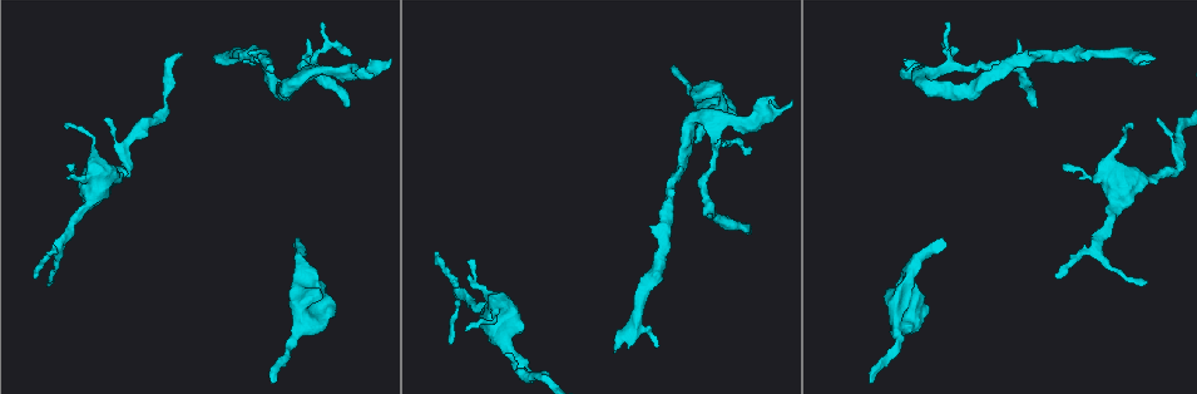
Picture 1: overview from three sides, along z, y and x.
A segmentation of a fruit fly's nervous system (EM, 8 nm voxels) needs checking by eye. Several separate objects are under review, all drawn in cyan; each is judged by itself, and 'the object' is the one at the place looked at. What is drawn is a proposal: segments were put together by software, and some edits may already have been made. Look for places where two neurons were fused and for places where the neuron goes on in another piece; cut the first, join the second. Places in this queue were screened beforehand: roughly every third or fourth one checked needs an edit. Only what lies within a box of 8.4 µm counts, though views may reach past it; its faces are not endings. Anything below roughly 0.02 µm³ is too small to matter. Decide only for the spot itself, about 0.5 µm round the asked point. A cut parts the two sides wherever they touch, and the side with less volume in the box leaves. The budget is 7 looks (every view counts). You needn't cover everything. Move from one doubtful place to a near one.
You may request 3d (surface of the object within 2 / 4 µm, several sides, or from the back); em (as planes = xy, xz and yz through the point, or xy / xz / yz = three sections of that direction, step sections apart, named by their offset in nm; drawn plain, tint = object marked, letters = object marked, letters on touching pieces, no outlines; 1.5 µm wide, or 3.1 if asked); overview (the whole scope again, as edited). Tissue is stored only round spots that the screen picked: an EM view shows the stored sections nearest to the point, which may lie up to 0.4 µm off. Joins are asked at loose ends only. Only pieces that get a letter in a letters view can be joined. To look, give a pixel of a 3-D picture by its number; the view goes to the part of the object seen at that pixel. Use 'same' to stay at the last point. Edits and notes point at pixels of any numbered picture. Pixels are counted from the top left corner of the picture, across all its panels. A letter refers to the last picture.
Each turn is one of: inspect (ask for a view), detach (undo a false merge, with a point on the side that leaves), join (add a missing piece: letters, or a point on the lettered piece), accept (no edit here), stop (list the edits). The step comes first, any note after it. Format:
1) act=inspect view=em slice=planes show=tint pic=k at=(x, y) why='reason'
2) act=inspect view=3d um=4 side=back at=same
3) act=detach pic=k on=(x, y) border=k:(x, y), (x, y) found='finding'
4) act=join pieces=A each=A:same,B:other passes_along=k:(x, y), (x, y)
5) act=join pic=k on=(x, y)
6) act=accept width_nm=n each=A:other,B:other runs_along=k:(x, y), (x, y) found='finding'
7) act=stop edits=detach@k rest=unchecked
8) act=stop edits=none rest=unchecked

act=inspect view=3d um=4 side=back pic=1 at=(452, 343) why='free end'

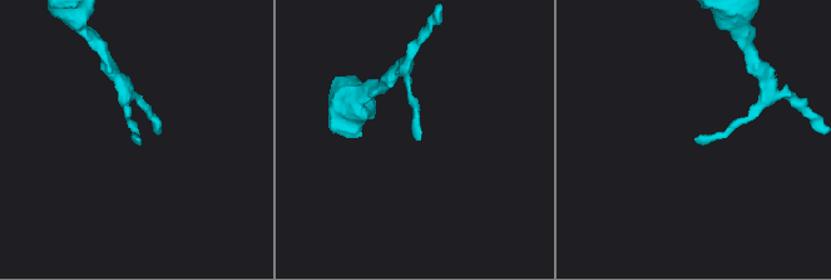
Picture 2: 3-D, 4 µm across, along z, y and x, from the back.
act=inspect view=em slice=xy step=4 show=tint pic=2 at=(139, 139)

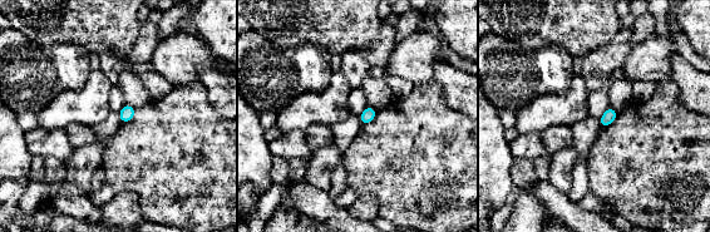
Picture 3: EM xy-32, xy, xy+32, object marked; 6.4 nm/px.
act=inspect view=em slice=planes show=letters at=same why='another direction'

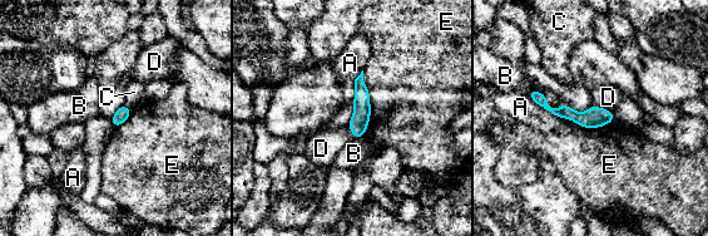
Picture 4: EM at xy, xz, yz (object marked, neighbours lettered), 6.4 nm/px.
act=accept each=A:other,B:other,C:other,D:other,E:other runs_along=4:(531, 93), (555, 112), (610, 117) found='no lettered piece goes on from it'

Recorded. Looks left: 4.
act=inspect view=3d um=2 pic=1 at=(125, 173)

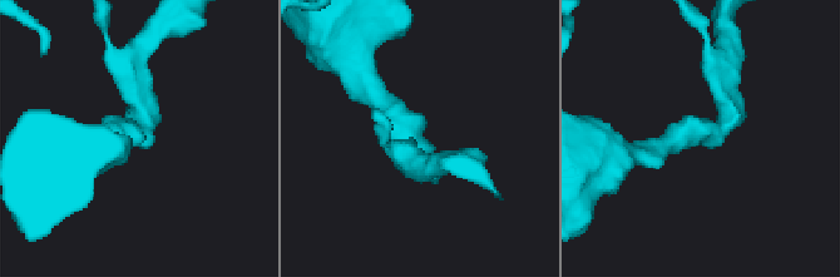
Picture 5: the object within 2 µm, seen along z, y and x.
act=inspect view=em slice=yz step=8 show=tint pic=5 at=(714, 131)

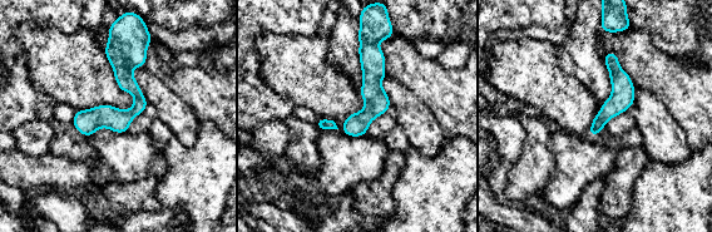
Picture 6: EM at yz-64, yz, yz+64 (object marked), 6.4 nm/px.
act=inspect view=em slice=planes show=letters at=same why='another direction'

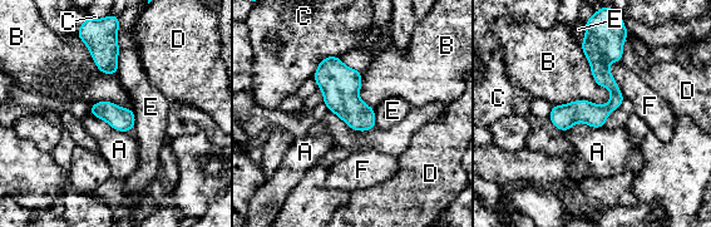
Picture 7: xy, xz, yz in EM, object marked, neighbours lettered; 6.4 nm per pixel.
act=accept each=A:other,B:other,C:other,D:other,E:other,F:other found='continuous, no second neuron'

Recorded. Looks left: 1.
act=stop edits=none rest=unchecked

